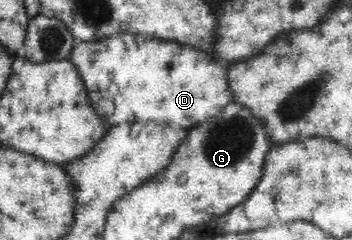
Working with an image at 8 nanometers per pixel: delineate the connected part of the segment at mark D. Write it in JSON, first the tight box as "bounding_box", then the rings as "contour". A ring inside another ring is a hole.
{"bounding_box":[69,31,232,130],"contour":[[[121,31],[117,36],[75,44],[69,60],[80,72],[93,109],[109,126],[139,120],[165,122],[189,130],[221,114],[232,101],[227,68],[207,53],[176,41]]]}

